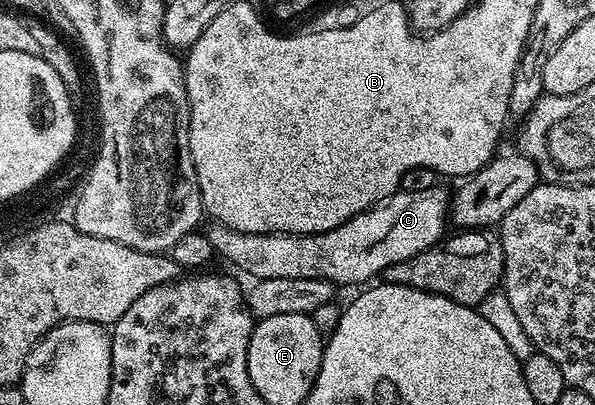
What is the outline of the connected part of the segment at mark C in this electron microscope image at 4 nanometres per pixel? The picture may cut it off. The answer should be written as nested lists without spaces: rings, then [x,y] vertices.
[[[442,185],[421,193],[399,189],[384,202],[344,221],[344,225],[315,235],[240,233],[222,223],[205,228],[204,234],[212,241],[212,249],[219,260],[227,259],[232,266],[247,271],[254,281],[272,277],[312,277],[335,285],[366,285],[377,280],[388,265],[408,261],[408,257],[424,253],[424,249],[444,238],[448,231],[451,198],[451,192],[446,192]]]

